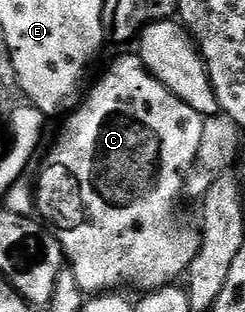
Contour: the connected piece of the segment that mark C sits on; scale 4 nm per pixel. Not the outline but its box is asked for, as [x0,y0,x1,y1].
[35,53,205,296]

